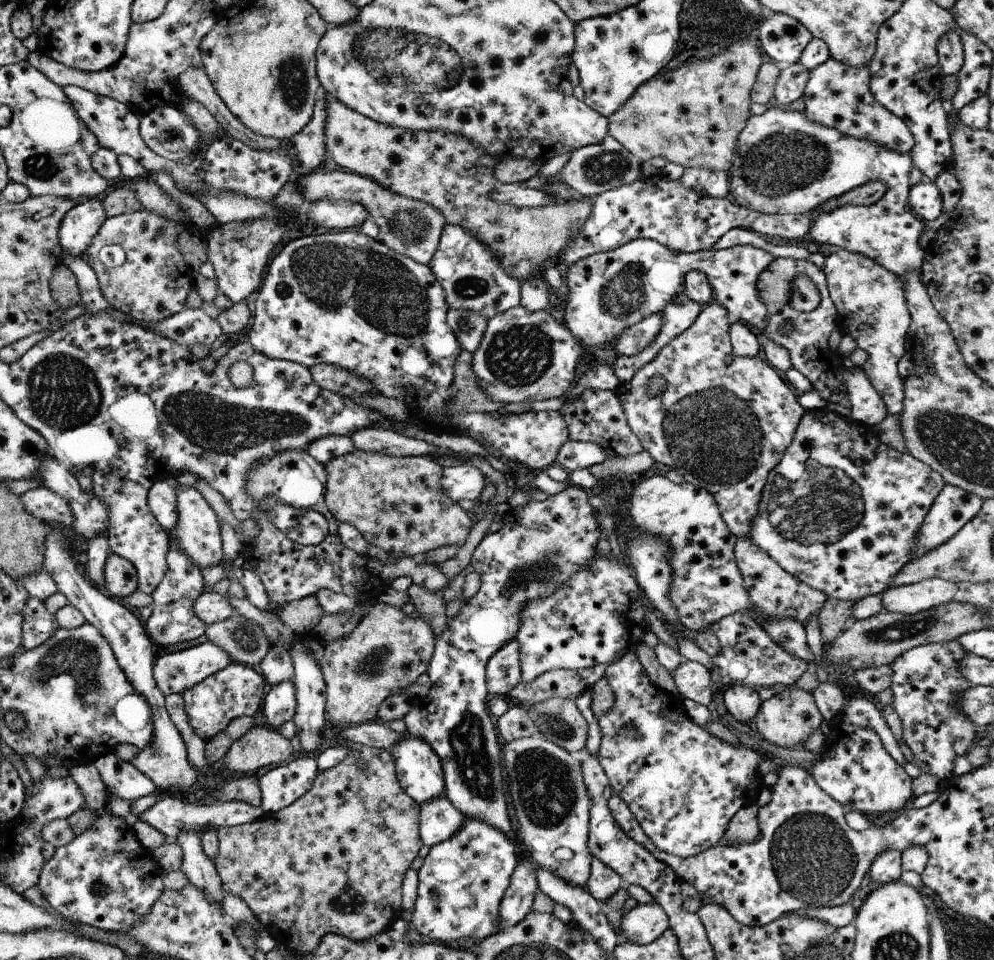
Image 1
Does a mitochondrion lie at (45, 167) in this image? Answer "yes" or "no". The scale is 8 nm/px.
yes

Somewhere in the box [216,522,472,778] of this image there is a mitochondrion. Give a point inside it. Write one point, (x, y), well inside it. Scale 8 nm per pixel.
(365, 666)

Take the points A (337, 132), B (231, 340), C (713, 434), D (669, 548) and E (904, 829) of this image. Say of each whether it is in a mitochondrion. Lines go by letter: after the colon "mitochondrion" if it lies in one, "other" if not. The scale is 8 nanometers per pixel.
A: other
B: other
C: mitochondrion
D: other
E: other

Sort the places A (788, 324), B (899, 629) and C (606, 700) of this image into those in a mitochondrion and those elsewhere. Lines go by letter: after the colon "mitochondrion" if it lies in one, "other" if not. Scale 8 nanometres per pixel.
A: other
B: mitochondrion
C: other

